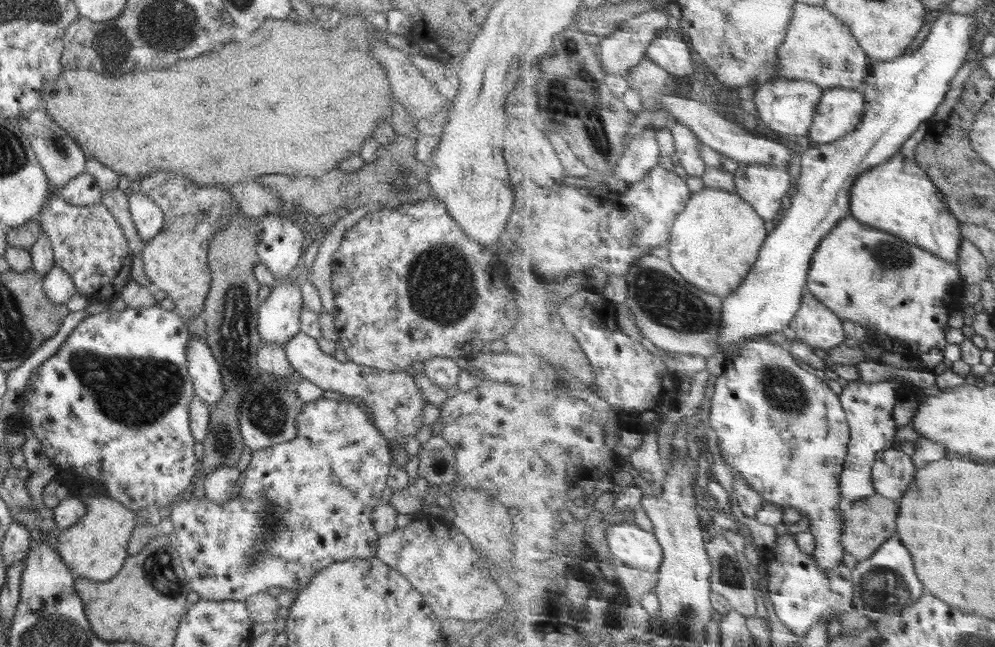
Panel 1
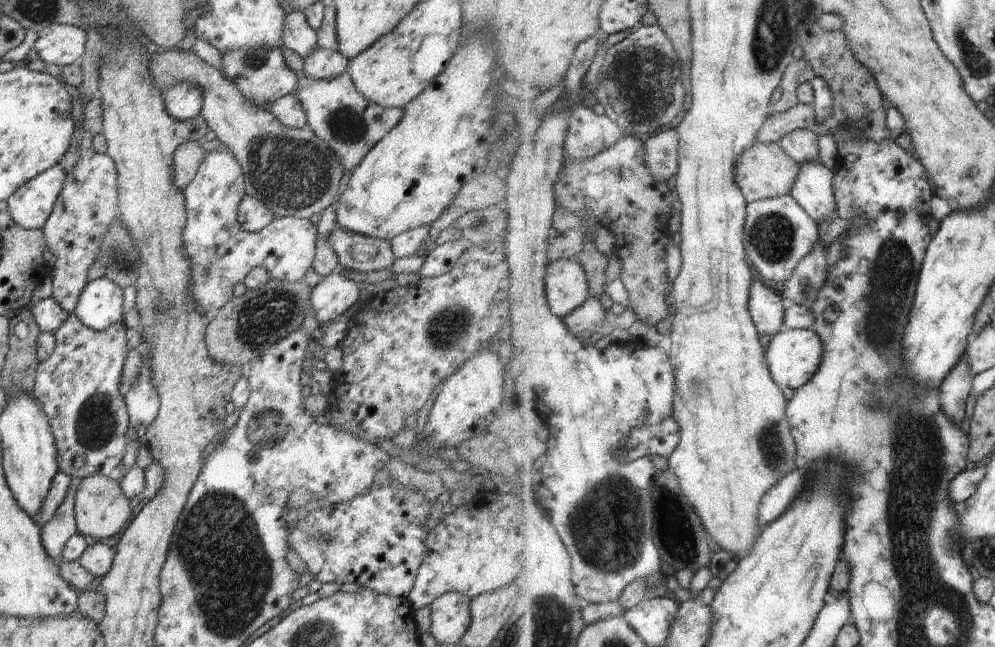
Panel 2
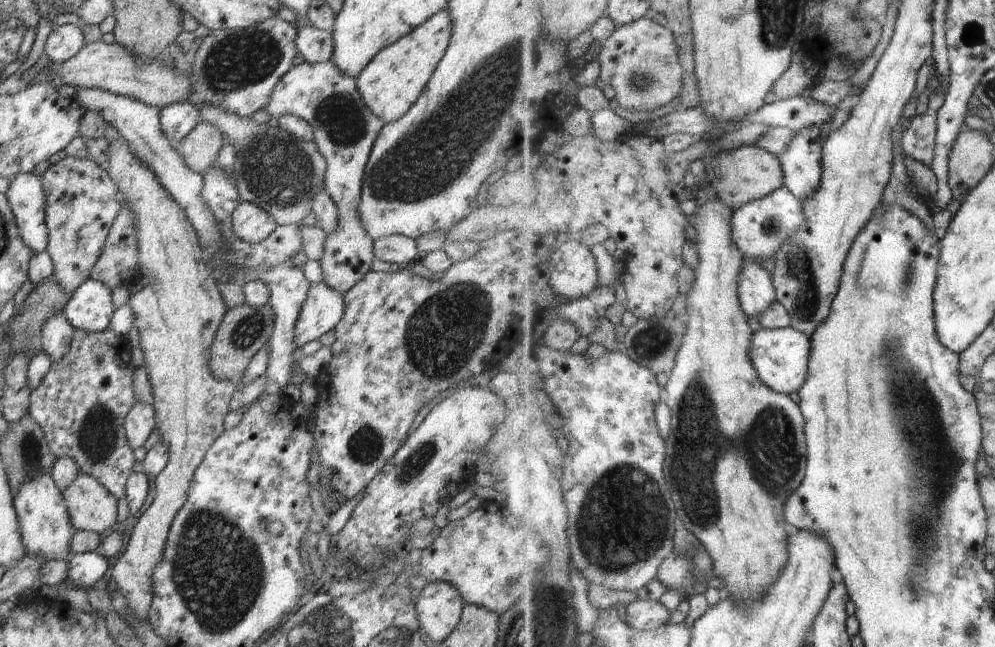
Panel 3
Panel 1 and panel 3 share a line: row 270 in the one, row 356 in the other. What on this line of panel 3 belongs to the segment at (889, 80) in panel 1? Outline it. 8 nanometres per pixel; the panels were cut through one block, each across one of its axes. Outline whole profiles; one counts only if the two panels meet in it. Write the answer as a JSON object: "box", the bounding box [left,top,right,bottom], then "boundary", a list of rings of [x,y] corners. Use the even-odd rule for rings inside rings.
{"box":[751,326,812,395],"boundary":[[[792,326],[781,329],[763,327],[755,332],[751,357],[763,381],[772,387],[772,390],[787,395],[799,393],[807,383],[811,366],[812,343],[812,338]]]}

